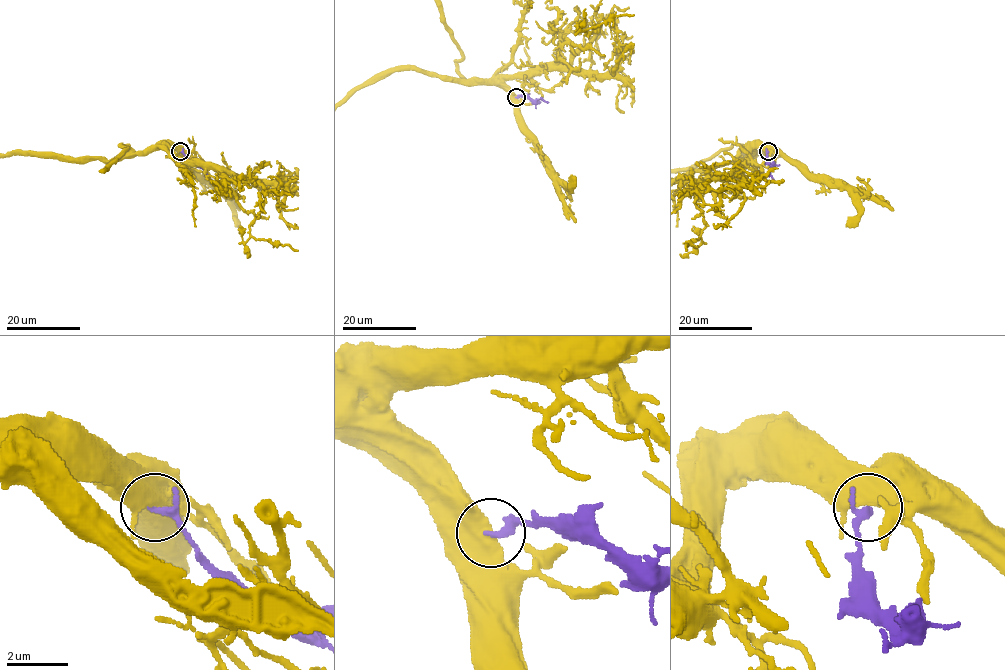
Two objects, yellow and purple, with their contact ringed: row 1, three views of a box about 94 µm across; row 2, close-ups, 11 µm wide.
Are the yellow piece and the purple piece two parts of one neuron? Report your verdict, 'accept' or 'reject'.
reject

